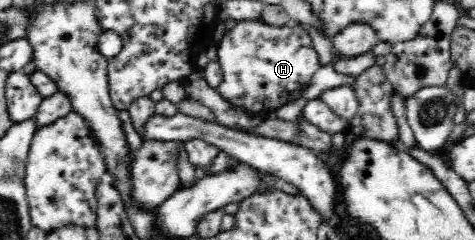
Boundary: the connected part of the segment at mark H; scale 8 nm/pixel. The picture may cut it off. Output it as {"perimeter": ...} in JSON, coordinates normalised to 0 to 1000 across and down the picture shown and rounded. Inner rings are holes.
{"perimeter":[[[558,88],[499,92],[488,125],[478,129],[457,192],[459,263],[469,288],[469,346],[461,396],[478,417],[499,463],[520,463],[558,479],[608,425],[608,400],[636,371],[674,288],[667,217],[659,204],[657,154],[634,104],[566,104]]]}

